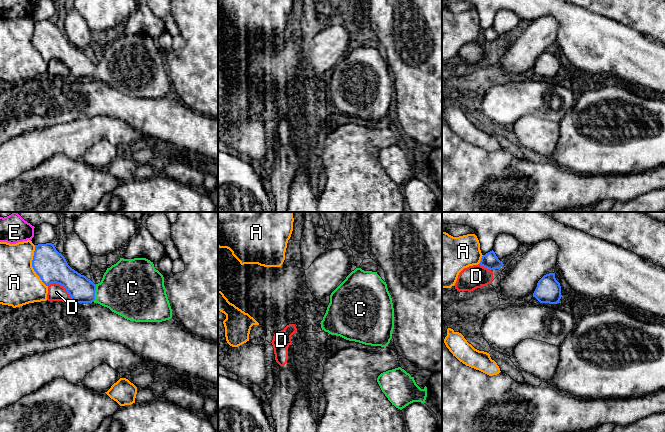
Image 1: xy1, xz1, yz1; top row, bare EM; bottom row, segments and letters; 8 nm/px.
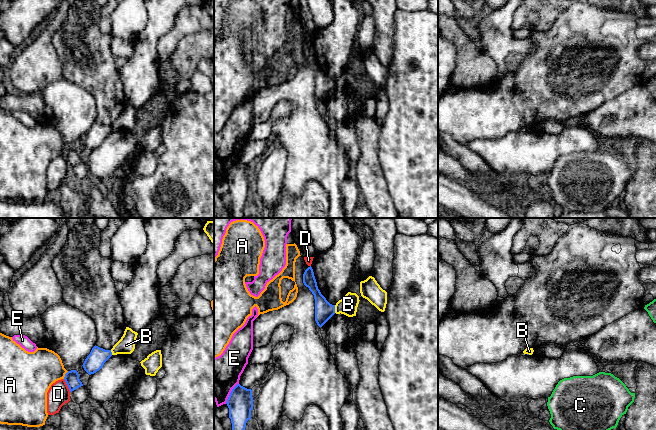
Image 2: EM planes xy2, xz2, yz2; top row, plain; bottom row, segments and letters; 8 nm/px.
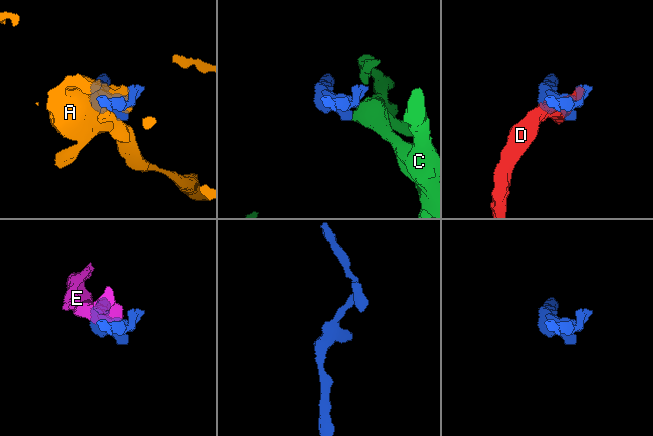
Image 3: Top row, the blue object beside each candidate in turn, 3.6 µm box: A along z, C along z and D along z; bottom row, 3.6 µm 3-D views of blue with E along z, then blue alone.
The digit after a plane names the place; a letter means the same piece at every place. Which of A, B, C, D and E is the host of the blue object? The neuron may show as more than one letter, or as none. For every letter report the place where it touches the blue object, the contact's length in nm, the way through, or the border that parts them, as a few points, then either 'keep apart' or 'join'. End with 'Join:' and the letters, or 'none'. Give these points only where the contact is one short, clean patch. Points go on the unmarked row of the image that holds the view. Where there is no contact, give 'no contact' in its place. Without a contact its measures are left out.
A: meets blue in xy1 at (32, 42); contact 360 nm long; keep apart
B: meets blue in xz2 at (334, 85); contact 60 nm long; border along xz2 (334, 81), (335, 88); keep apart
C: meets blue in xy1 at (94, 69); contact 150 nm long; runs through xy1 (81, 65), (94, 69), (124, 65); join
D: meets blue in xy1 at (62, 61); contact 240 nm long; keep apart
E: meets blue in xz2 at (230, 169); contact 200 nm long; keep apart
Join: C

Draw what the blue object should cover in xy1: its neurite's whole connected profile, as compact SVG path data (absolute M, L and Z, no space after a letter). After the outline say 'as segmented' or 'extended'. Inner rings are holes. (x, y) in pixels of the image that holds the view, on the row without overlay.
M54 20L35 21L32 43L42 58L63 62L72 79L98 79L112 88L135 98L162 98L172 94L172 85L166 70L163 51L146 34L120 36L107 44L100 59L94 60L86 52L72 45Z; extended

